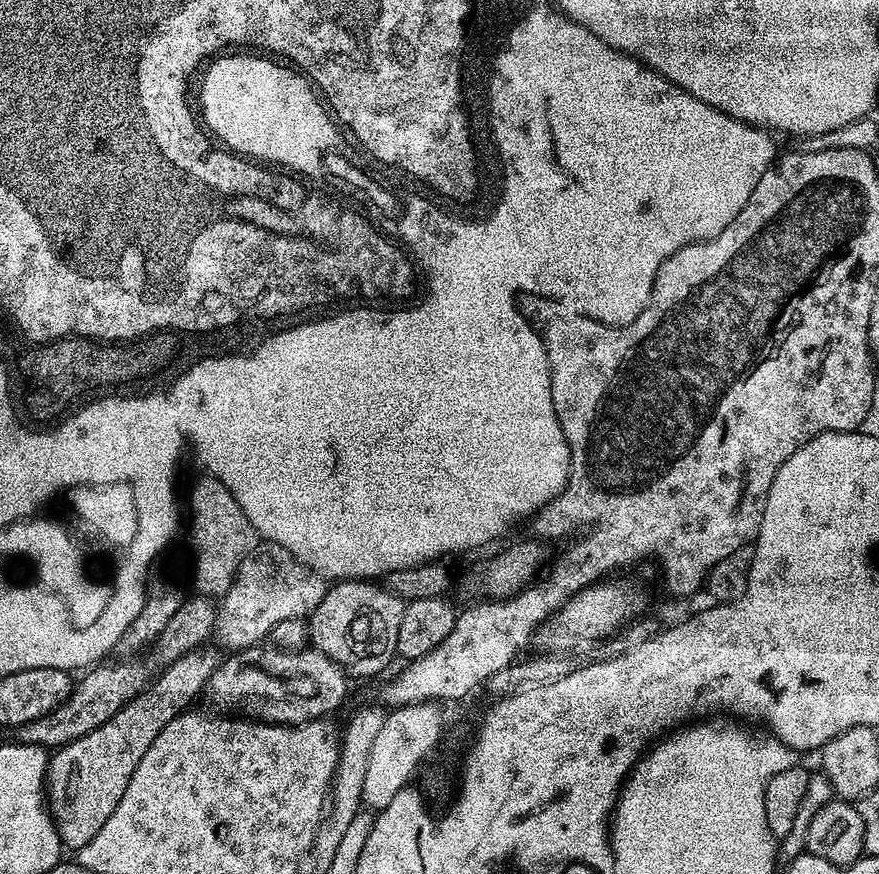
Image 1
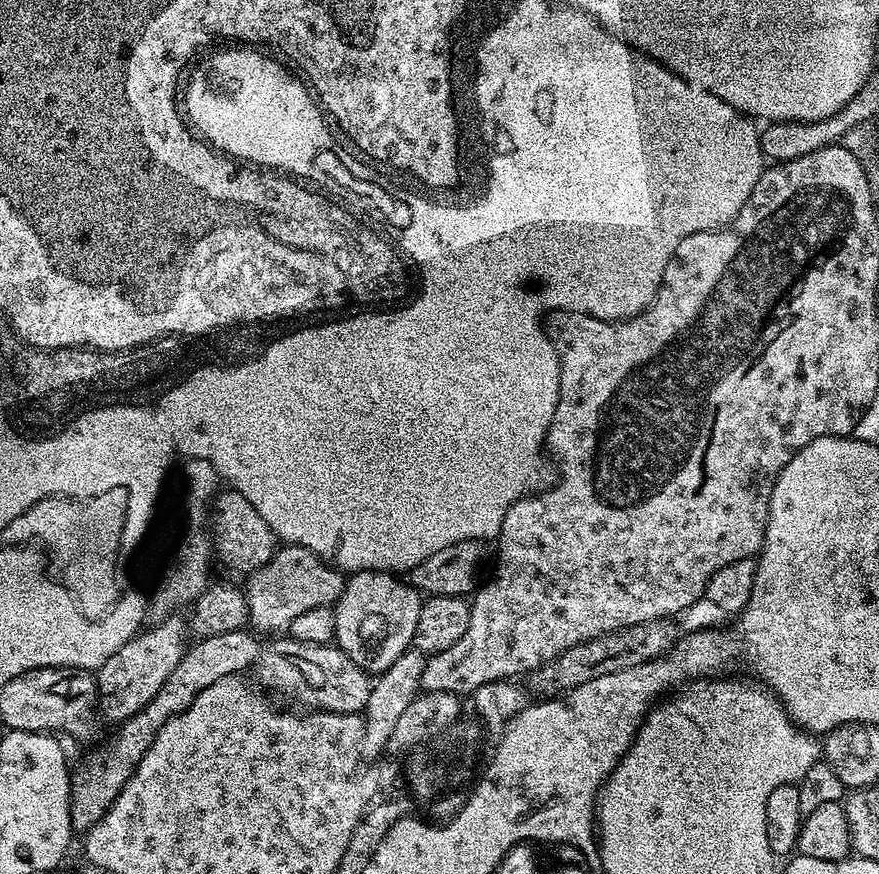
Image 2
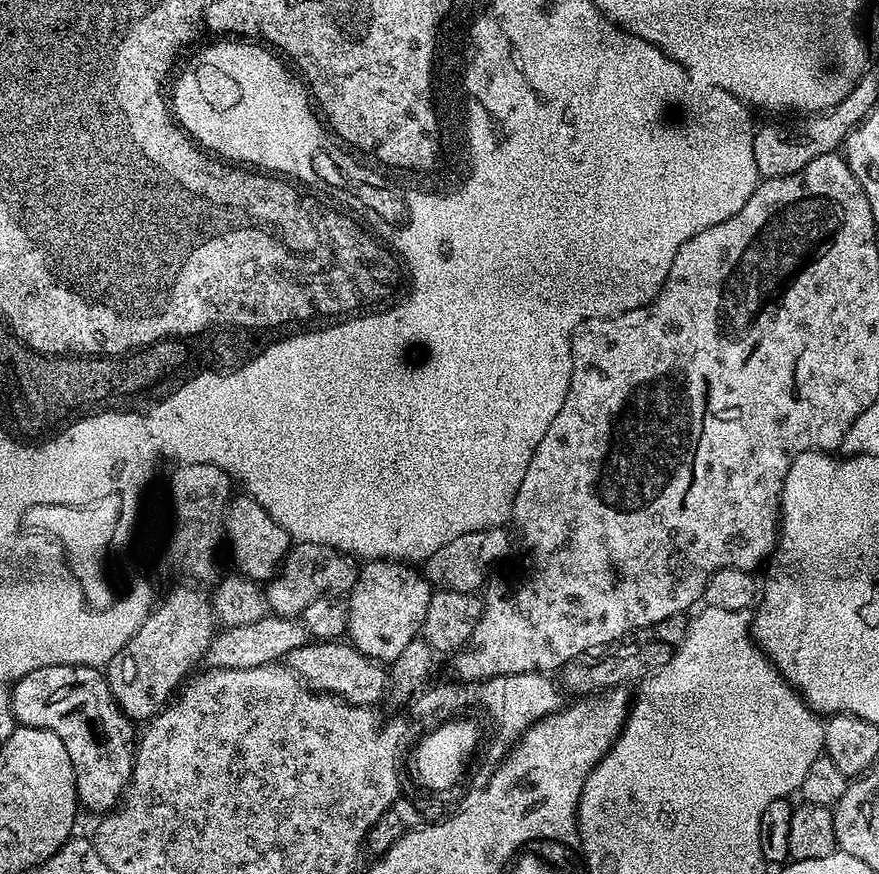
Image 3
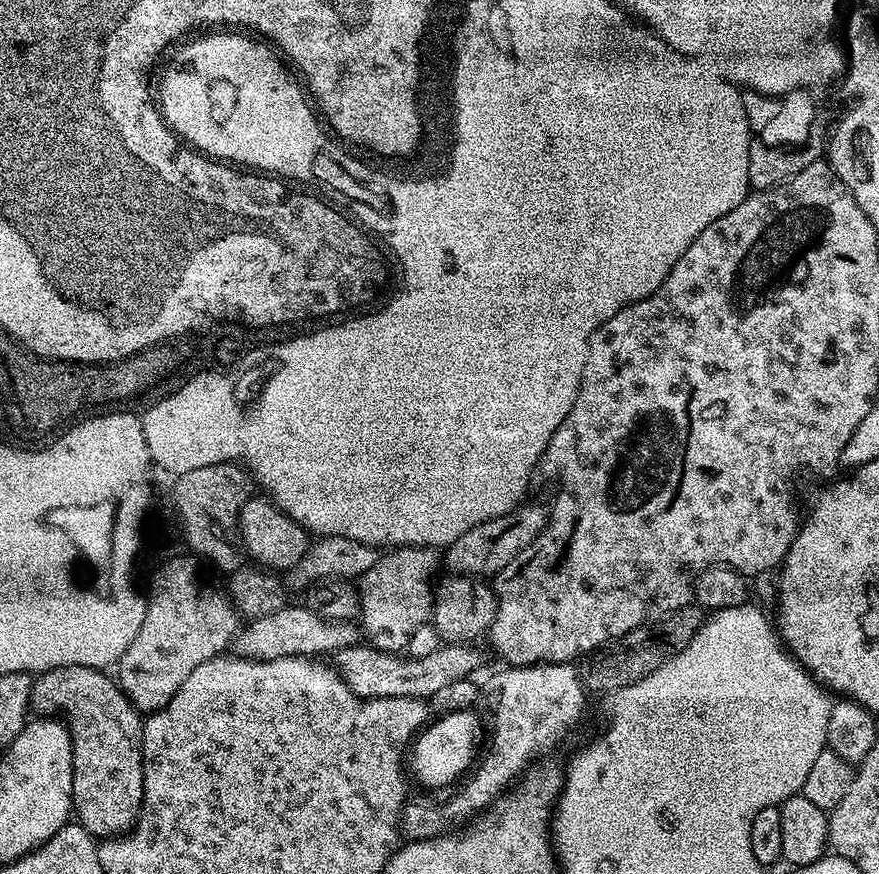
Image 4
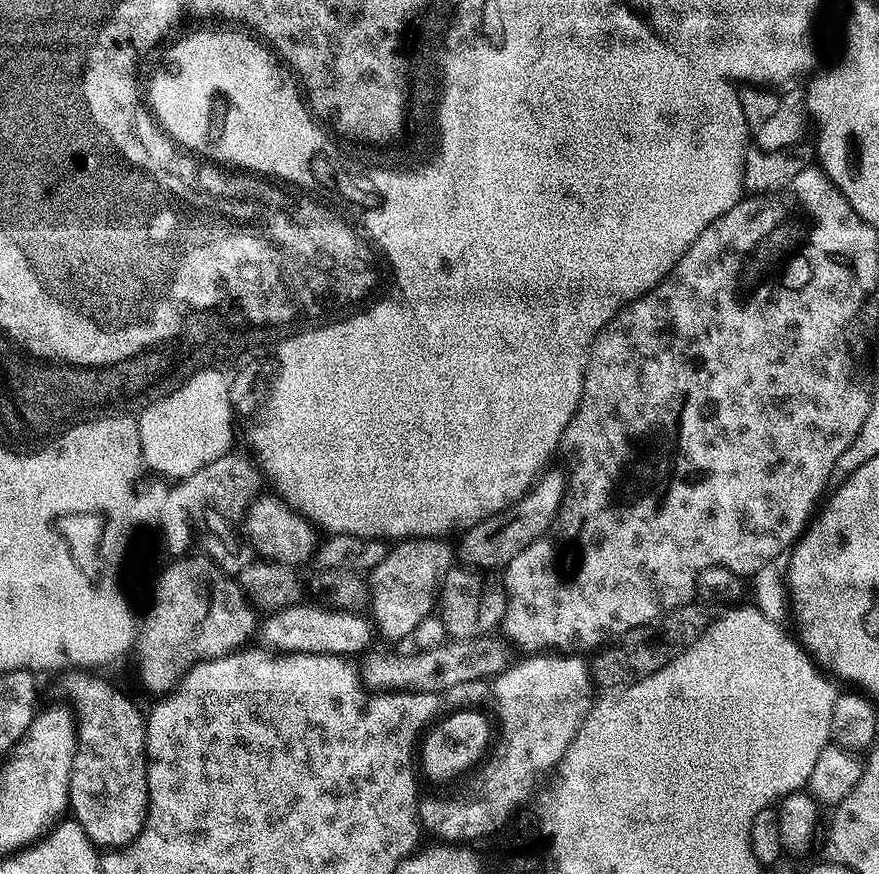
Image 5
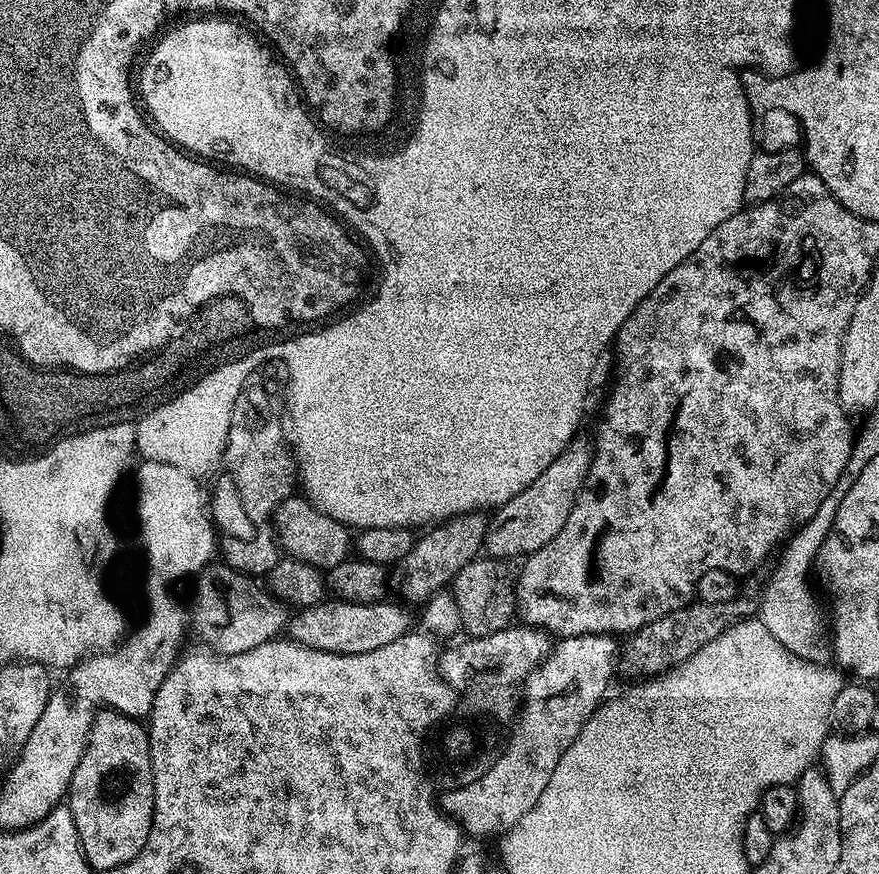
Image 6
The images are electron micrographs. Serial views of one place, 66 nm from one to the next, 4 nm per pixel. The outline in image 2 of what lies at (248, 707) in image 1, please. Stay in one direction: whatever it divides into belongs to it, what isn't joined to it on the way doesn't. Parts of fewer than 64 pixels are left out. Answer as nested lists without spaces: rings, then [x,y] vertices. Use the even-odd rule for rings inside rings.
[[[291,638],[261,647],[255,672],[255,679],[265,689],[273,688],[282,699],[292,703],[289,705],[317,712],[363,713],[373,686],[369,673],[358,667],[342,649],[332,644],[307,644]]]

